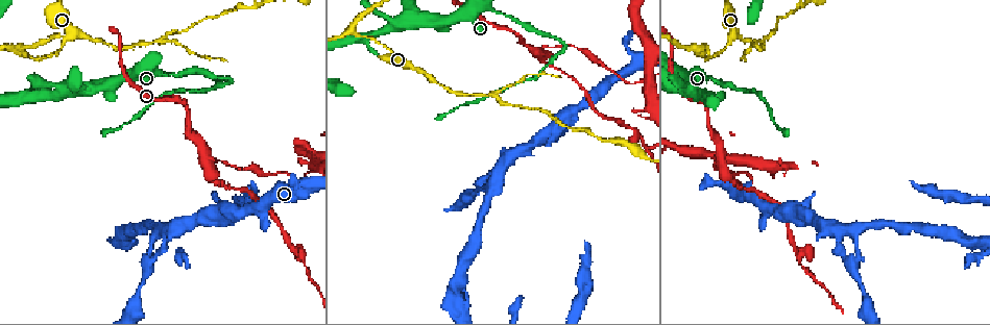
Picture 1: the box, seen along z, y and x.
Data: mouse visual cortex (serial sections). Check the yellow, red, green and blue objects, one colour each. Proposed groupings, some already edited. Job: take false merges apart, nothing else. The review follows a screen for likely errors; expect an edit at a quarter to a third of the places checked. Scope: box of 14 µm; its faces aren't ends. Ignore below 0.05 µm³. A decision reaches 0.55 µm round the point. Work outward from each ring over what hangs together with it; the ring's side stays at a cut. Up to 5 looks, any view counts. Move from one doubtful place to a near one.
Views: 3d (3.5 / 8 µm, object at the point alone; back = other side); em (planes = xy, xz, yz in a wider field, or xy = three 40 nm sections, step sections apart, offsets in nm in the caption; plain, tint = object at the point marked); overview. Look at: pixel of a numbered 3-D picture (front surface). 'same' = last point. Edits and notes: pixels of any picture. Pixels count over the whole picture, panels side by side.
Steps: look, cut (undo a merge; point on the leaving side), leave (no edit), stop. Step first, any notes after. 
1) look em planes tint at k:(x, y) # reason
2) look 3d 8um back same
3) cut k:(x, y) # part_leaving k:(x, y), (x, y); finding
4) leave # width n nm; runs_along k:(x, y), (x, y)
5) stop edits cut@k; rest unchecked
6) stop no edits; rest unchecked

look 3d 3.5um at 1:(169, 74) # a narrow waist

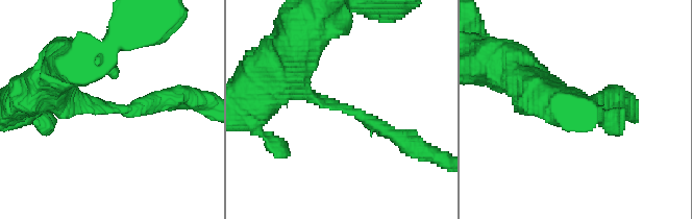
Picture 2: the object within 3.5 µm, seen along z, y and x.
look em xy step 3 tint at 2:(336, 105) # arm_widths 200, 400 nm

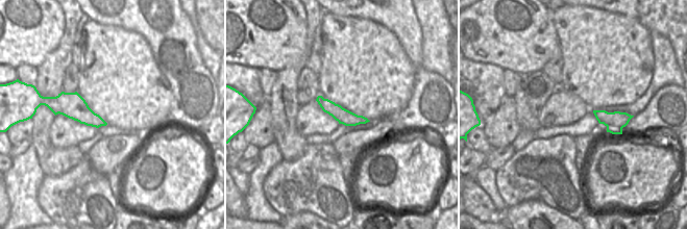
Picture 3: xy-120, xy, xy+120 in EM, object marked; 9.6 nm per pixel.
cut 2:(118, 110) # width 150 nm; part_leaving 2:(82, 105), (137, 108), (175, 95); two cells meet here

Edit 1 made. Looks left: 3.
look overview # see it whole again

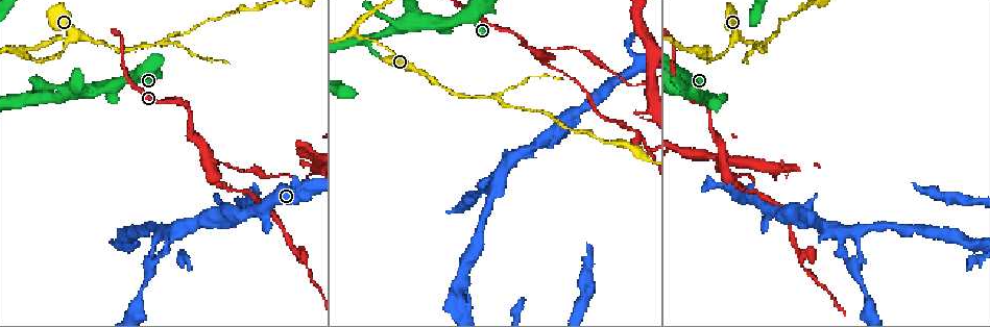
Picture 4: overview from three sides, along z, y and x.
look 3d 3.5um back at 4:(207, 153) # three arms meet

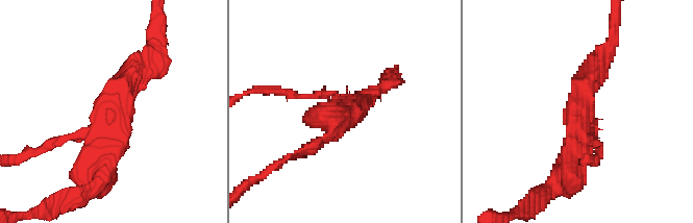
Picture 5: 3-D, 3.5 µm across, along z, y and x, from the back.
look em xy step 5 tint at 5:(581, 111) # arms 3; arm_widths 100, 200, 450 nm

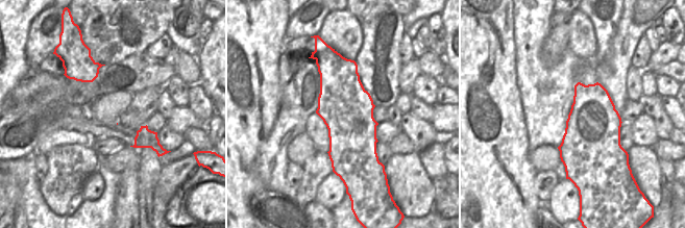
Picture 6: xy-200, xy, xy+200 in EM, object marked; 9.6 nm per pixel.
cut 5:(71, 137) # part_leaving 5:(335, 95), (258, 90); two cells meet here

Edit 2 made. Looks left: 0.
stop edits cut@2, cut@5; rest unchecked

